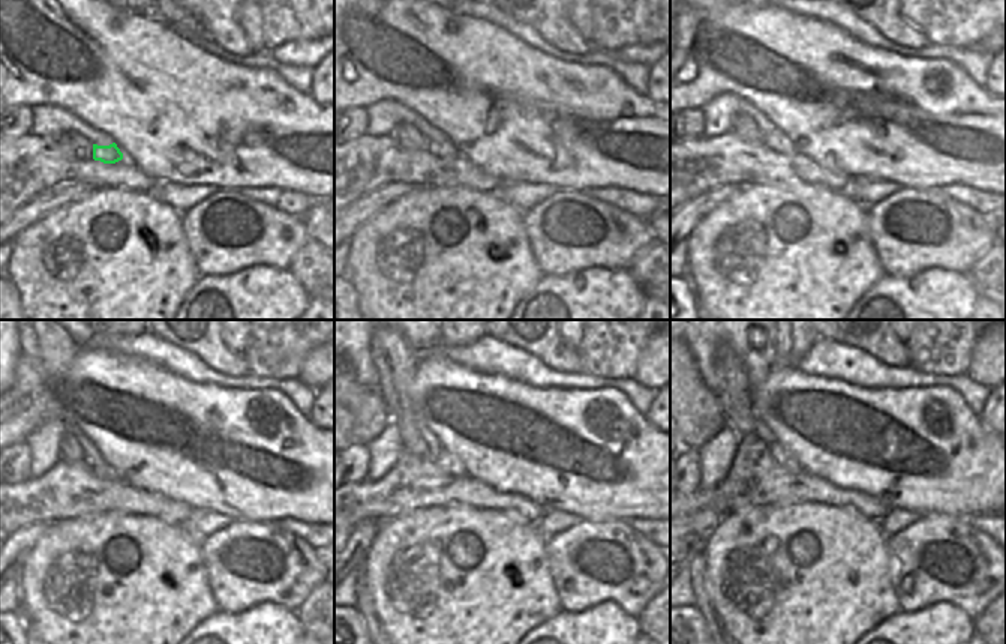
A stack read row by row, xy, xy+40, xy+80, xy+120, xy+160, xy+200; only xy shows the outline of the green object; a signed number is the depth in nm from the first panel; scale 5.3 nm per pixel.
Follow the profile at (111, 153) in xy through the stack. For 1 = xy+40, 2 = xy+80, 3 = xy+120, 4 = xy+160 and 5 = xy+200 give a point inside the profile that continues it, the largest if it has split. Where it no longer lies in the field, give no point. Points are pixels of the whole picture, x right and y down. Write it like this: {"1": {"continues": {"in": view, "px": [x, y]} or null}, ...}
{"1": {"continues": {"in": "xy+40", "px": [443, 147]}}, "2": {"continues": {"in": "xy+80", "px": [774, 138]}}, "3": {"continues": {"in": "xy+120", "px": [96, 464]}}, "4": {"continues": {"in": "xy+160", "px": [446, 460]}}, "5": {"continues": {"in": "xy+200", "px": [781, 455]}}}

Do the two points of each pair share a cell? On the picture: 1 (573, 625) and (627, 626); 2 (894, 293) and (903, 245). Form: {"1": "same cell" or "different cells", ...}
{"1": "same cell", "2": "different cells"}

